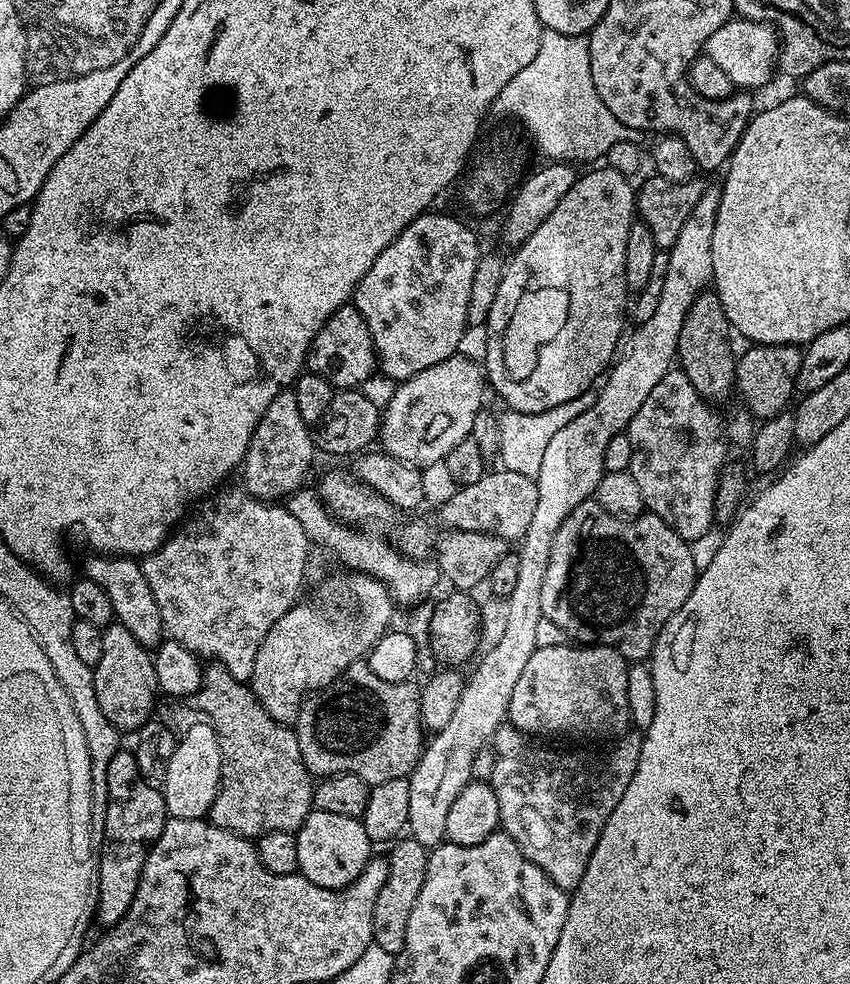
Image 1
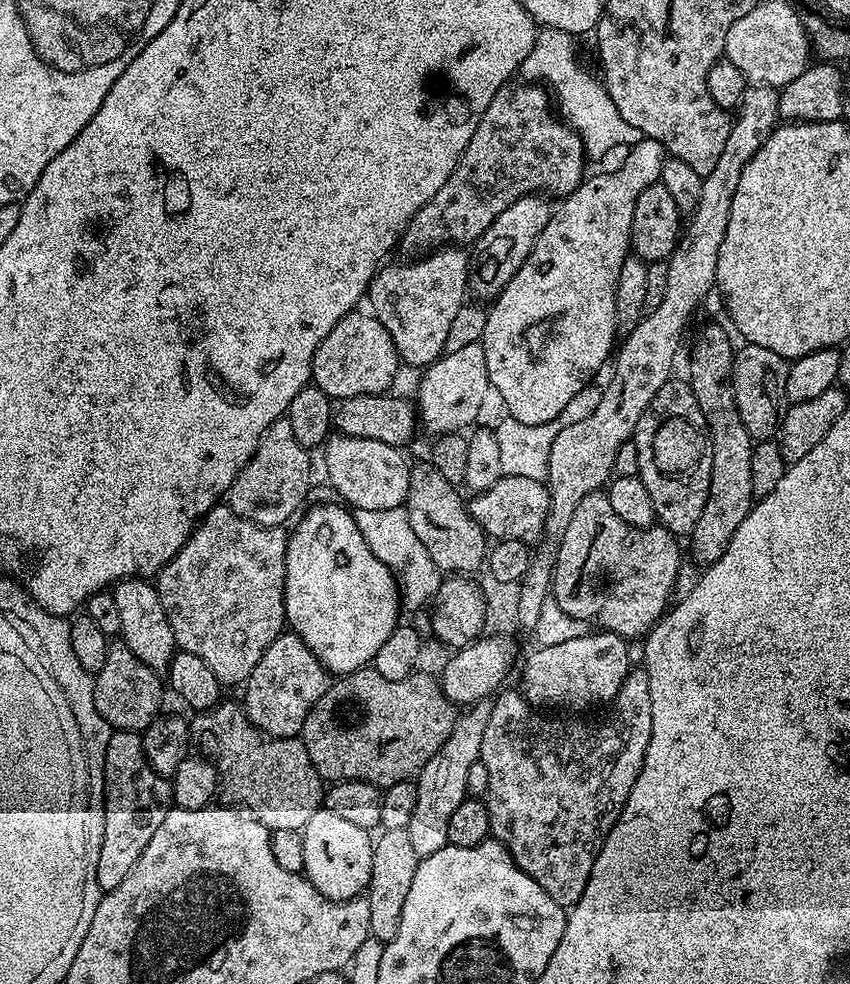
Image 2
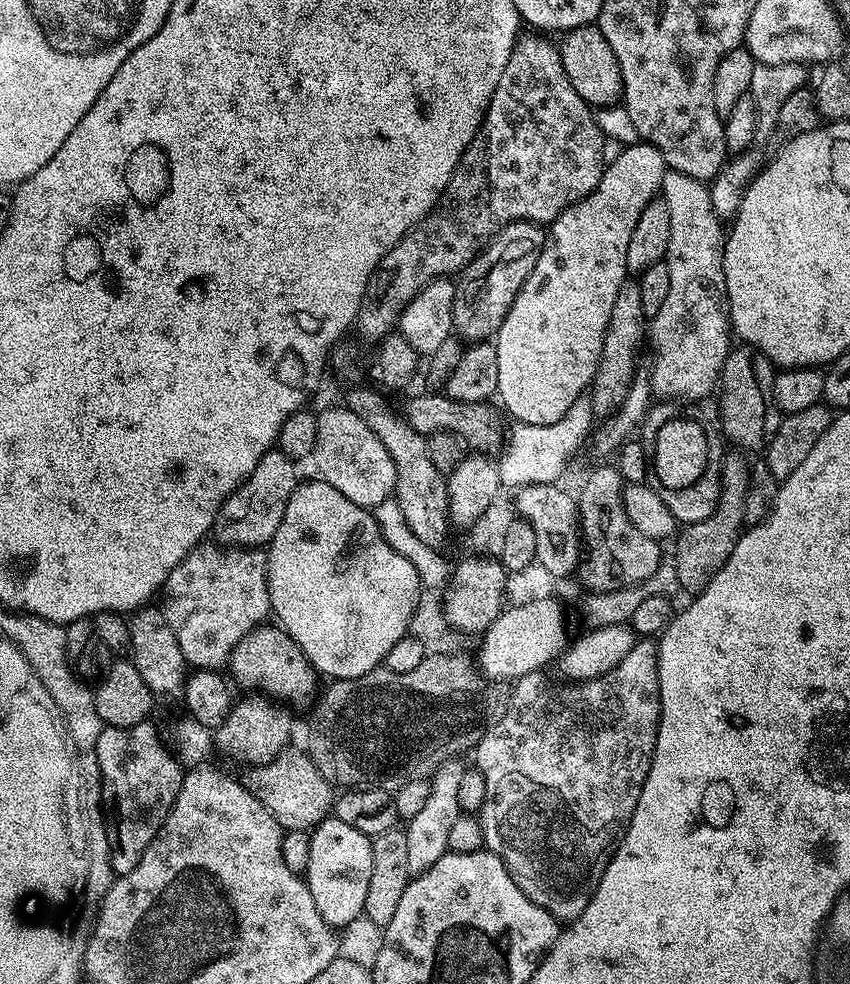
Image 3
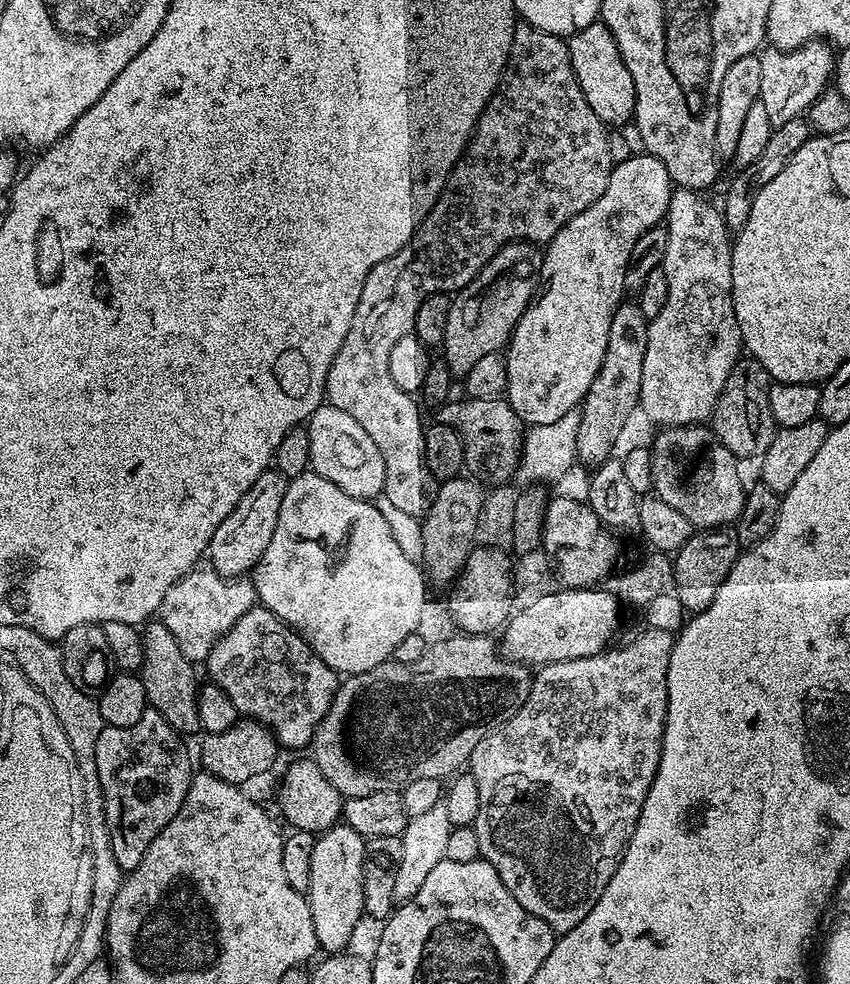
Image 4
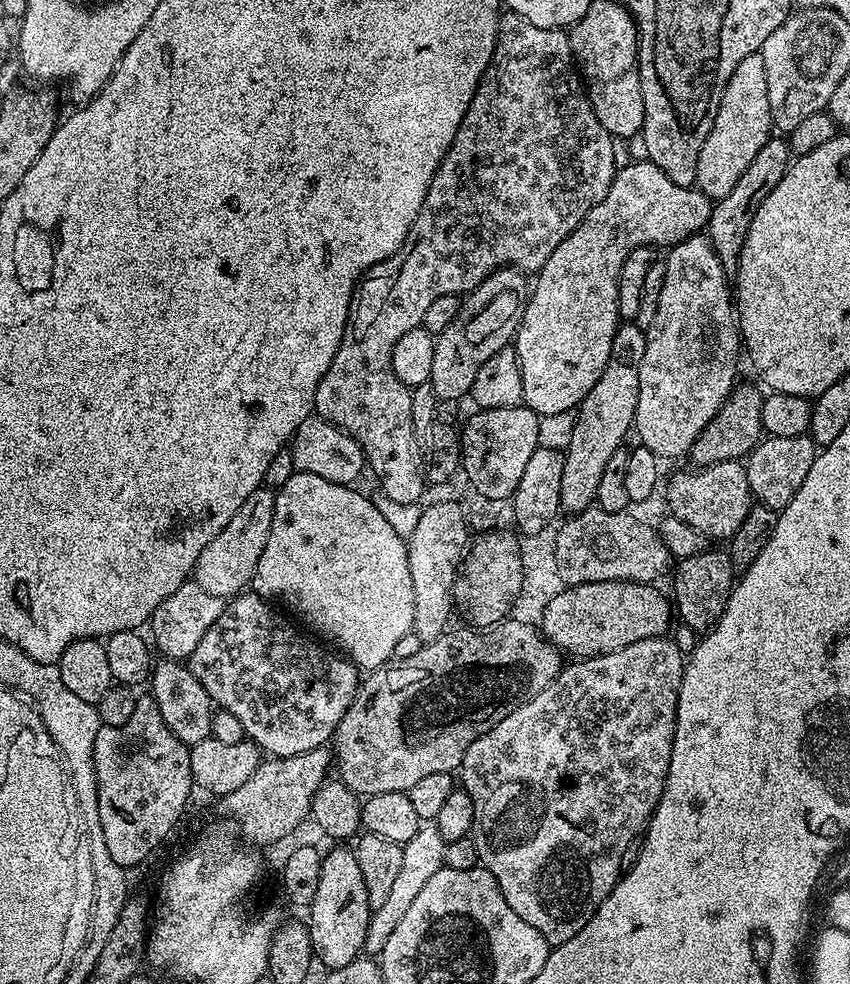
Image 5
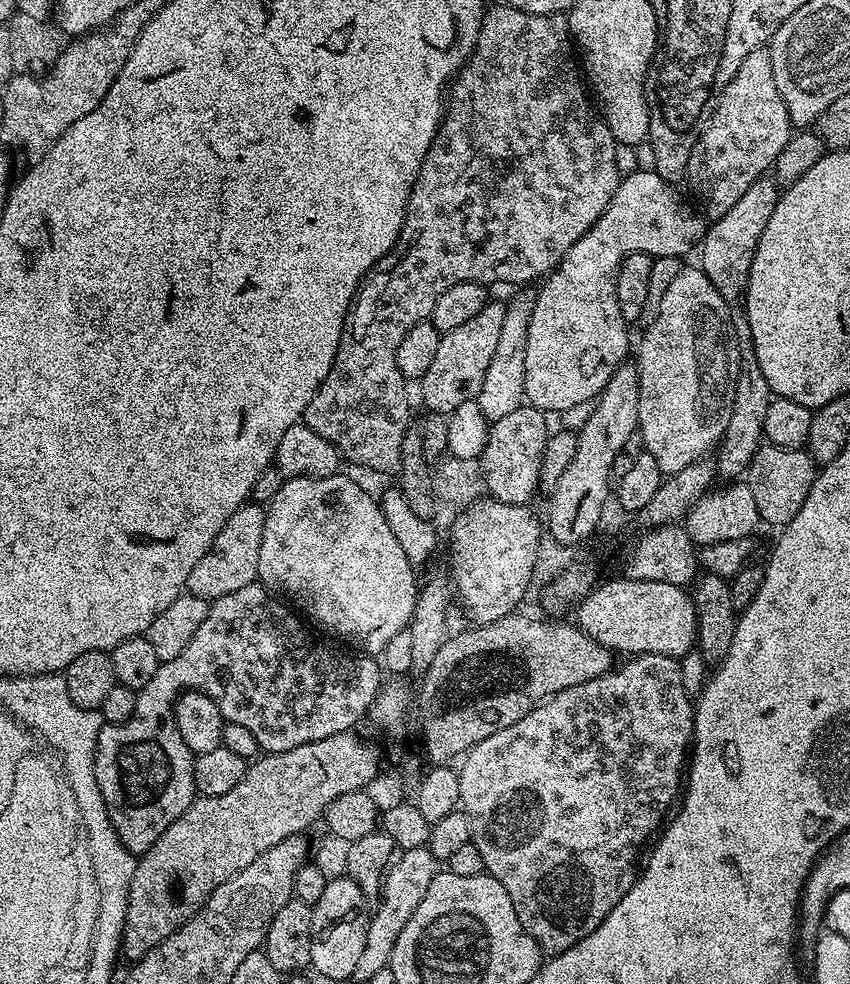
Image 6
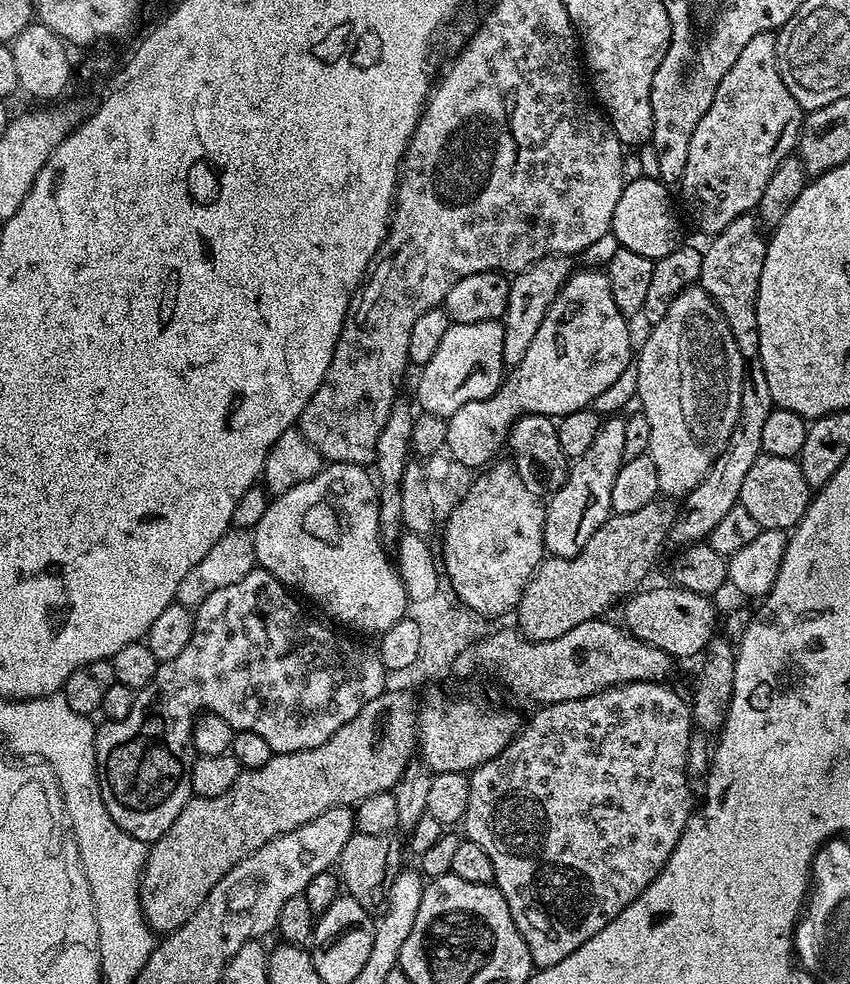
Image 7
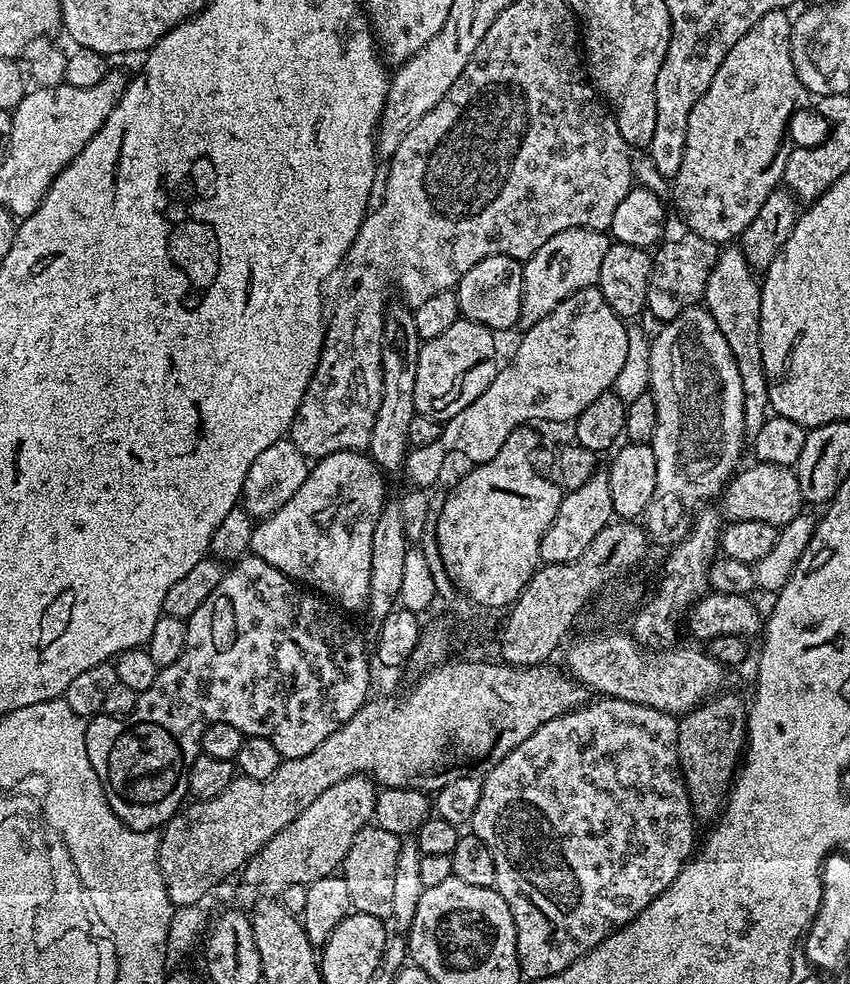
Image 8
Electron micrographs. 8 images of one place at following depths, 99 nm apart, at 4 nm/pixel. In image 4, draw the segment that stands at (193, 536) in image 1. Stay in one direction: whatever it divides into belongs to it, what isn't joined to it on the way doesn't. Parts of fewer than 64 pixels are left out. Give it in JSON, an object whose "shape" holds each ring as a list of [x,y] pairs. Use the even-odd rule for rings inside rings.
{"shape":[[[197,566],[187,572],[166,594],[160,603],[159,623],[174,634],[174,642],[182,649],[182,654],[193,662],[207,661],[210,650],[250,609],[257,607],[256,587],[248,578],[220,576],[211,566]]]}

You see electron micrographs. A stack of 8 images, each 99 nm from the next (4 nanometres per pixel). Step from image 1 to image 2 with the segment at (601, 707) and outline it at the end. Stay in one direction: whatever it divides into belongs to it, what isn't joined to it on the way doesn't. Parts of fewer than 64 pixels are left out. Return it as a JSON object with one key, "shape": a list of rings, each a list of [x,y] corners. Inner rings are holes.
{"shape":[[[603,630],[589,631],[587,636],[573,638],[558,646],[537,647],[536,652],[529,654],[520,672],[519,691],[540,710],[611,705],[630,671],[628,648],[629,641],[624,637]]]}

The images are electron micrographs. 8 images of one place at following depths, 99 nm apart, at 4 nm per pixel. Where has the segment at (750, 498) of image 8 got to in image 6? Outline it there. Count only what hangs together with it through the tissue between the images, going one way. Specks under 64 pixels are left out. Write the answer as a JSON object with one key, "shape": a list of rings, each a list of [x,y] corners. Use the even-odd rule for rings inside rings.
{"shape":[[[770,443],[760,447],[747,470],[746,483],[754,494],[761,521],[765,525],[774,524],[777,528],[792,521],[802,508],[810,486],[816,480],[817,471],[815,460],[805,449],[782,448]]]}

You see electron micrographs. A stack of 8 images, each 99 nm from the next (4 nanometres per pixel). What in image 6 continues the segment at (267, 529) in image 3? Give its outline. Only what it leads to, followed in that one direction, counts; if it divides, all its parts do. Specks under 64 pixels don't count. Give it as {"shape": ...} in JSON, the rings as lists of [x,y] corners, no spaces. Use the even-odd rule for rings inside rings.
{"shape":[[[246,502],[222,526],[220,533],[214,538],[212,549],[205,554],[190,570],[187,591],[193,596],[206,601],[214,601],[226,594],[234,594],[234,590],[242,590],[242,586],[250,586],[258,580],[258,553],[262,550],[262,530],[264,529],[265,509],[255,502]]]}

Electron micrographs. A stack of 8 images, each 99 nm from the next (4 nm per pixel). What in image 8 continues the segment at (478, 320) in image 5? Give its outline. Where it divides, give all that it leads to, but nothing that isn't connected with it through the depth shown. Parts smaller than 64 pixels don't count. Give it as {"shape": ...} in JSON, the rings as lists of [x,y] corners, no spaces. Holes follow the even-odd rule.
{"shape":[[[461,318],[454,322],[454,326],[450,326],[450,330],[442,330],[438,338],[421,343],[418,354],[418,378],[414,382],[414,406],[419,415],[447,422],[454,418],[454,414],[466,410],[466,406],[470,406],[470,402],[474,402],[474,398],[478,398],[478,394],[482,394],[482,390],[486,390],[486,386],[494,382],[498,363],[496,364],[496,340],[492,336],[495,336],[493,329]]]}

